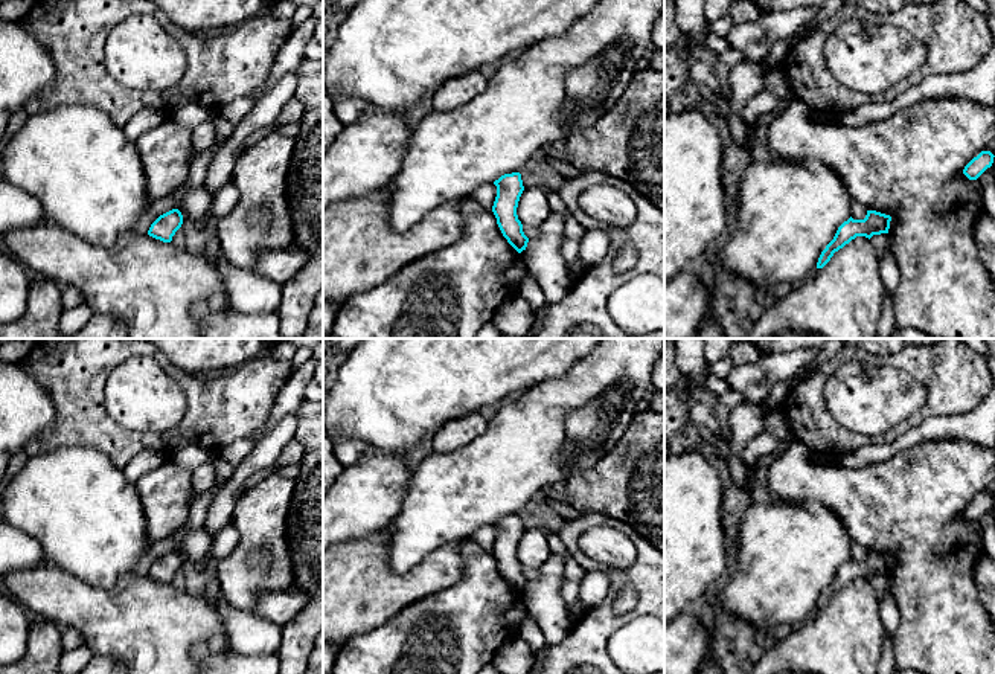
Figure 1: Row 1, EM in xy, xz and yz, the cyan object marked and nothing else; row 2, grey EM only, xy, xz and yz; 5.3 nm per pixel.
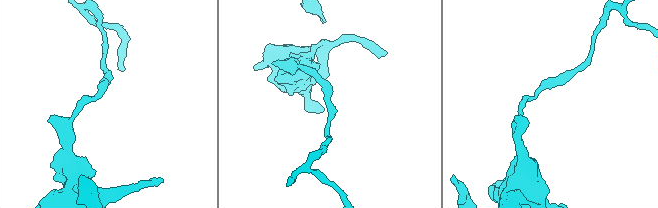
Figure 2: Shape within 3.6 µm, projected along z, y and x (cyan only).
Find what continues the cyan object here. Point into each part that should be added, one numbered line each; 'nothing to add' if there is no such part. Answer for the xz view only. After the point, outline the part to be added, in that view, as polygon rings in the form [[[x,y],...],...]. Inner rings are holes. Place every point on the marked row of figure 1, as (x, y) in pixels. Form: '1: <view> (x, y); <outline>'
nothing to add

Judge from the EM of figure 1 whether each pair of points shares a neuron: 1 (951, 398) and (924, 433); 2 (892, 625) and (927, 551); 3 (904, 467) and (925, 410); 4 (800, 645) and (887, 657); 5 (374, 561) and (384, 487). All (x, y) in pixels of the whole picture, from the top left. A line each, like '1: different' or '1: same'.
1: different
2: different
3: different
4: different
5: different

